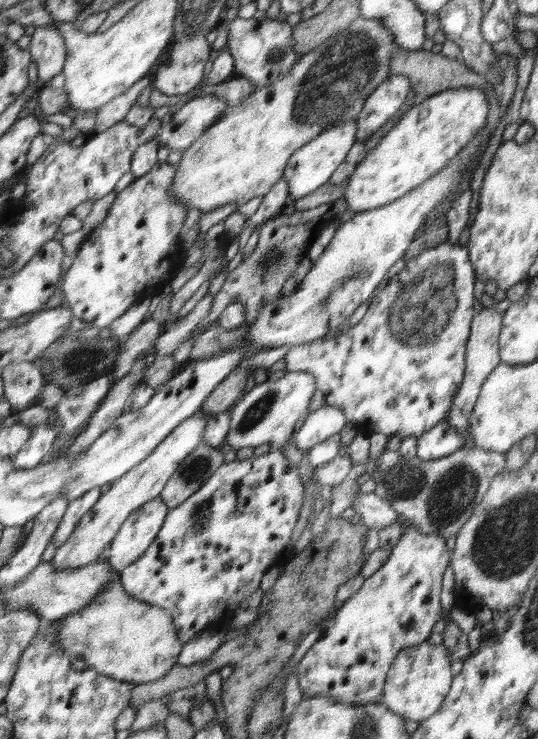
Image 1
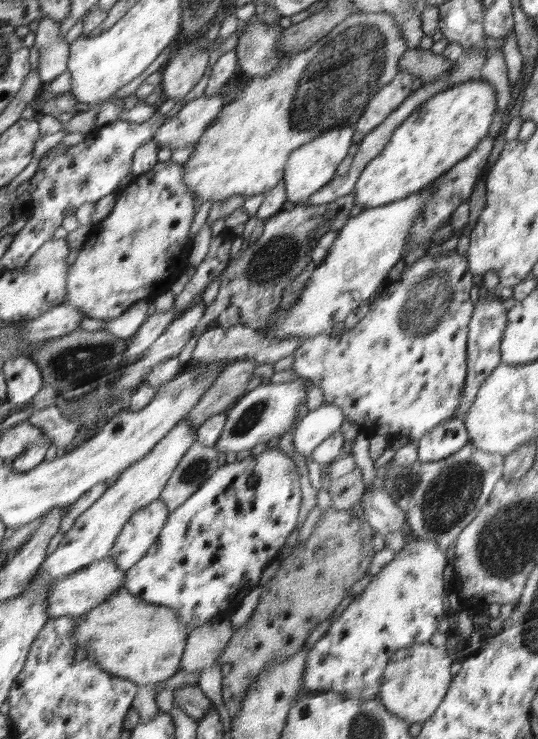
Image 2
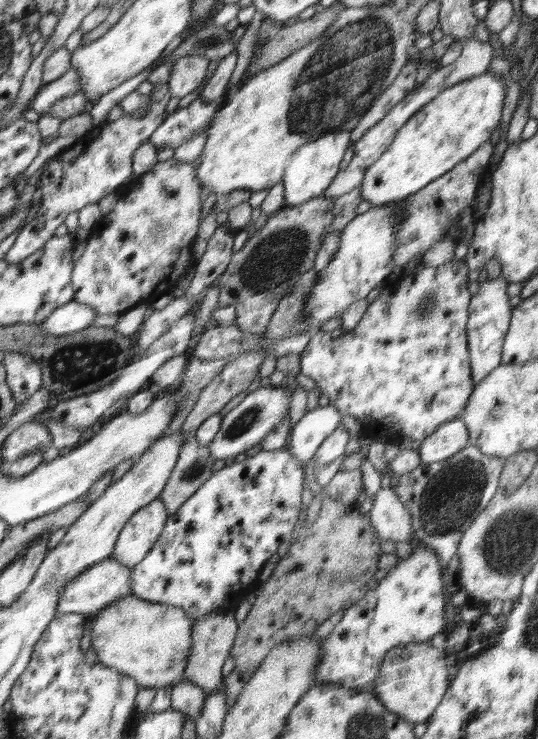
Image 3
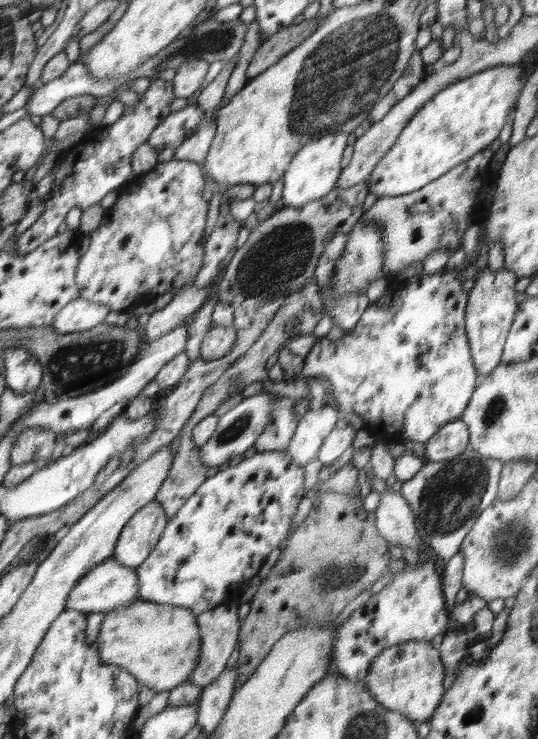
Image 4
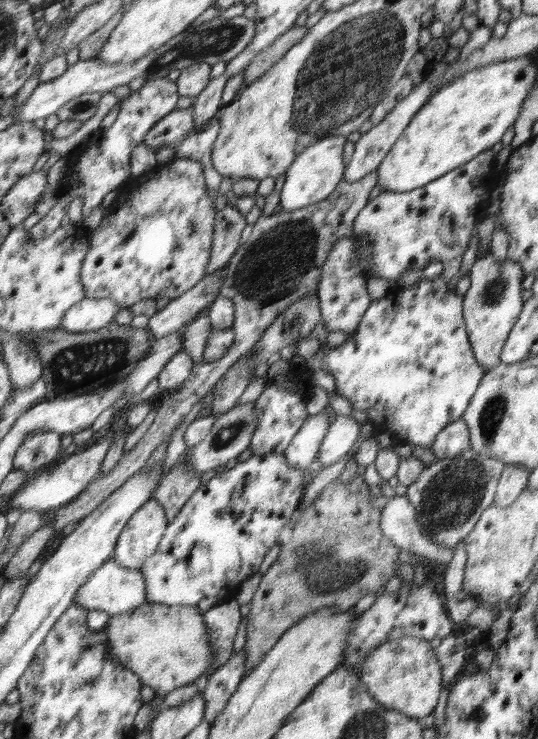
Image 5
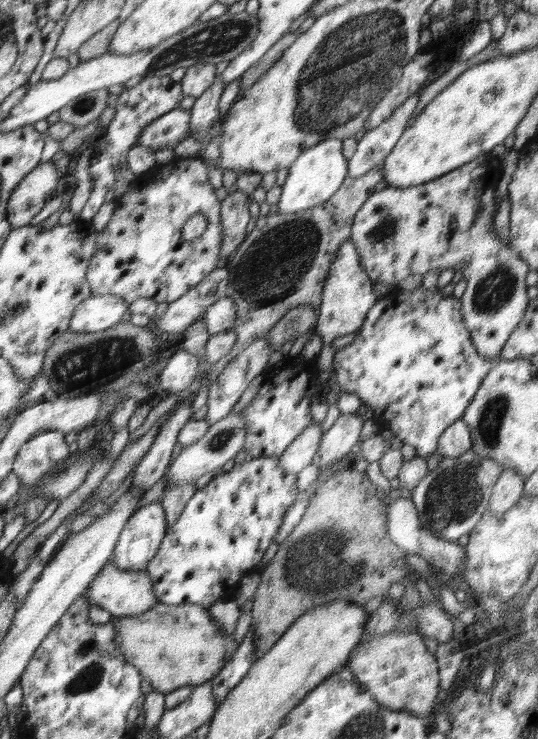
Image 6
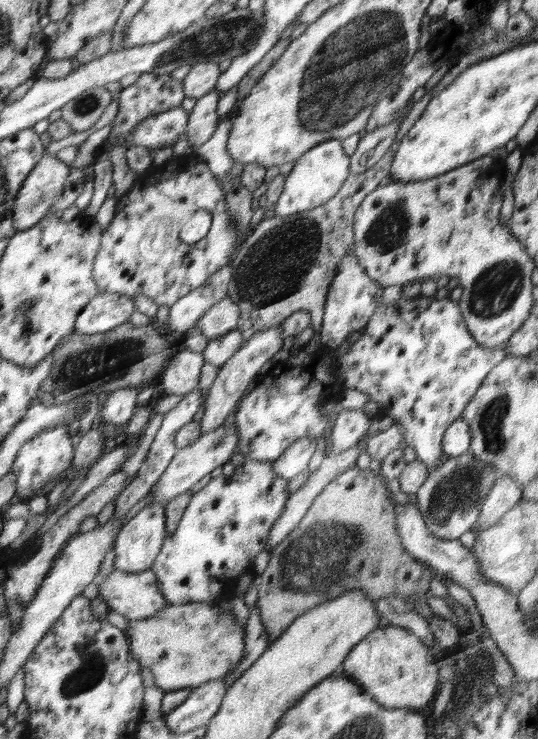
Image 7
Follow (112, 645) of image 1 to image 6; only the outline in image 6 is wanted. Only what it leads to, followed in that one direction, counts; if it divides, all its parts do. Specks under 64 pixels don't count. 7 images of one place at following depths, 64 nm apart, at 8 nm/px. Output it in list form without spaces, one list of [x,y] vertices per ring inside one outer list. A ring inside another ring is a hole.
[[[160,603],[140,616],[119,618],[116,626],[124,655],[126,655],[128,662],[140,667],[140,672],[144,678],[149,678],[152,681],[155,690],[166,695],[185,686],[197,686],[210,681],[238,652],[239,645],[234,635],[227,634],[223,627],[212,619],[208,610],[209,607],[202,604],[169,605]]]

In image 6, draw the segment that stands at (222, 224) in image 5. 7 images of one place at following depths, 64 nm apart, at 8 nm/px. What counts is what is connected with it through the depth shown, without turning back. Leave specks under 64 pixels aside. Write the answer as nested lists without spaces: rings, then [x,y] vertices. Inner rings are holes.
[[[244,191],[228,193],[223,204],[223,246],[219,266],[226,266],[227,261],[246,238],[246,226],[250,222],[248,210],[249,194]]]

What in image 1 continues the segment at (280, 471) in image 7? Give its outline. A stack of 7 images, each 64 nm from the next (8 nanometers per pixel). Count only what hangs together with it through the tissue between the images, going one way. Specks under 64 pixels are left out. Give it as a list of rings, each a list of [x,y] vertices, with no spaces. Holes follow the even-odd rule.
[[[322,406],[301,421],[292,439],[298,450],[305,454],[318,442],[326,440],[330,435],[340,433],[346,422],[344,412],[340,408]]]

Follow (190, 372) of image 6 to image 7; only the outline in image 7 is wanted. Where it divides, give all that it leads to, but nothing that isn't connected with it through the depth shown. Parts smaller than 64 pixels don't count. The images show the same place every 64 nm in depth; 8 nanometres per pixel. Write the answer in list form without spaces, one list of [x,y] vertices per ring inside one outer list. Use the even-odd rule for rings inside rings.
[[[182,346],[176,352],[165,368],[160,387],[167,395],[188,395],[197,389],[202,366],[205,359],[200,352],[191,352]]]

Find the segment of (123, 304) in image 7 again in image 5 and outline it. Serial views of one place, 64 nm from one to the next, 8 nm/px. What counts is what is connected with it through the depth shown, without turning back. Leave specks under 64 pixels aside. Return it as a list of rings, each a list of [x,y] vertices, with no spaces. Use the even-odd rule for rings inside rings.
[[[86,297],[68,310],[62,328],[70,333],[90,332],[111,325],[124,307],[116,299],[95,299]]]

